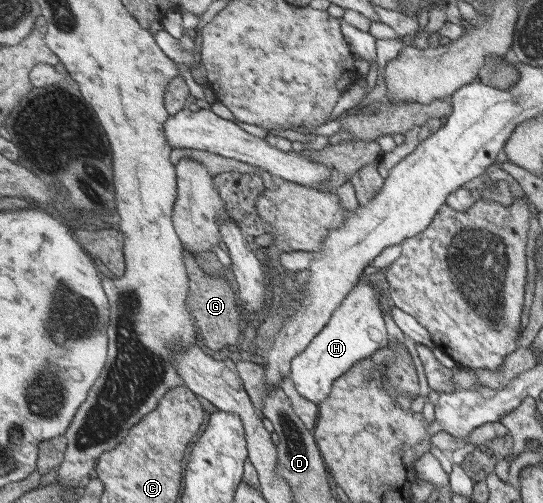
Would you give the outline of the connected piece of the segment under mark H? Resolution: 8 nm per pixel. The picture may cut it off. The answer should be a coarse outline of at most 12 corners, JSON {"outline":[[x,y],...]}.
{"outline":[[362,275],[289,365],[318,404],[387,346],[383,301]]}

